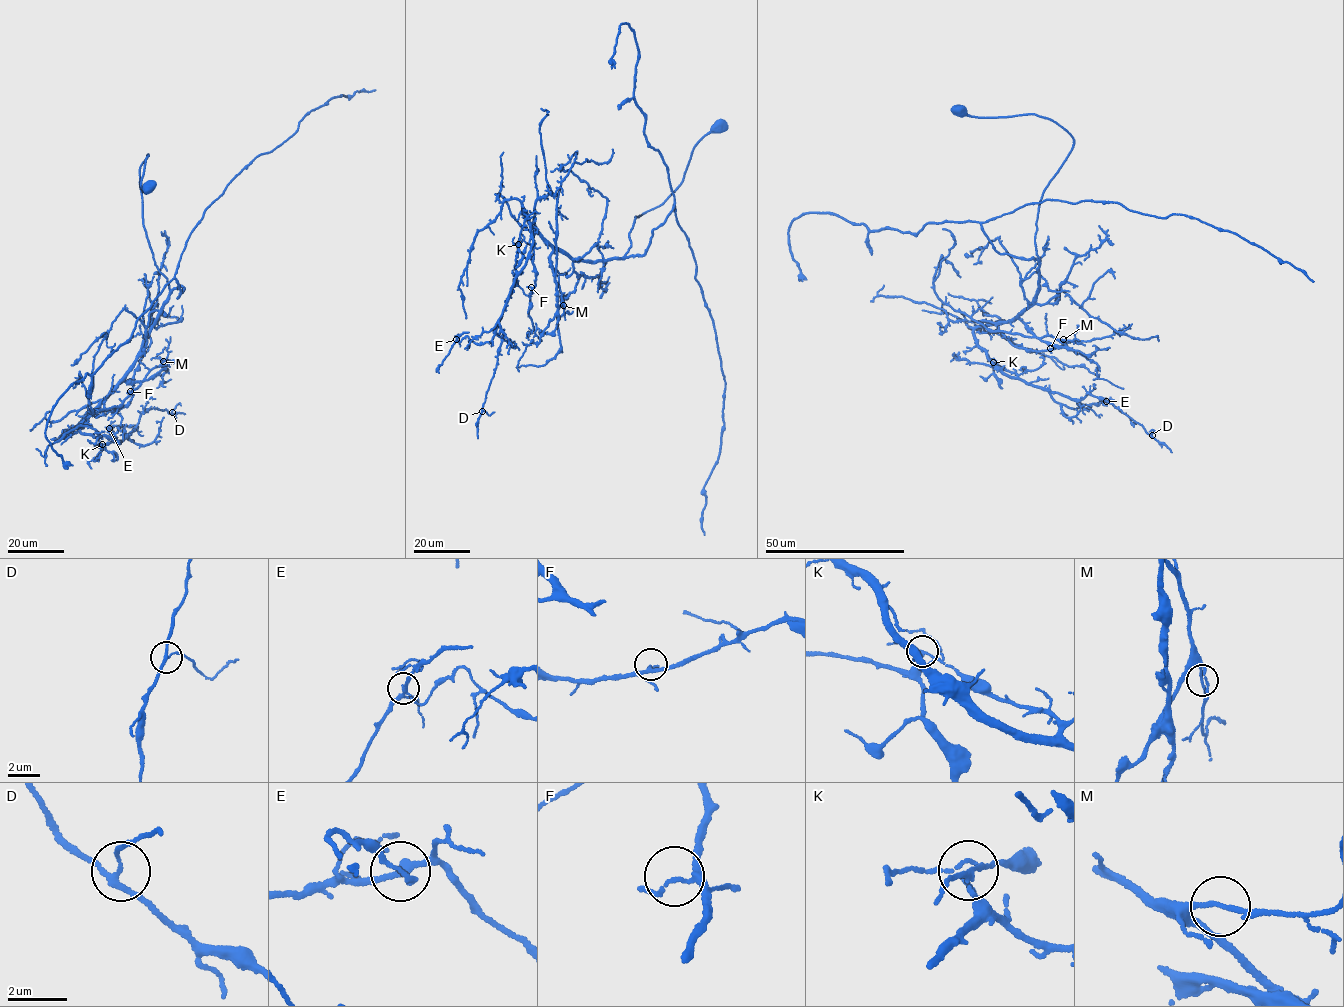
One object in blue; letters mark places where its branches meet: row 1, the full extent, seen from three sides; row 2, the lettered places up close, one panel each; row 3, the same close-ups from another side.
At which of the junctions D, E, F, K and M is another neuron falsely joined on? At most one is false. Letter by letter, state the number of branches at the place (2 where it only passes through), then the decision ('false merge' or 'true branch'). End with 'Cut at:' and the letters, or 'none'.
D: branches 3; true branch
E: branches 3; true branch
F: branches 3; true branch
K: branches 3; true branch
M: branches 2; true branch
Cut at: none

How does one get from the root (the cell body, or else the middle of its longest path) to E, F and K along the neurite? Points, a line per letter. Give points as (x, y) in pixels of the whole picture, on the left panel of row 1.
E: (149, 187), (149, 154), (142, 214), (169, 296), (132, 368), (79, 427), (120, 442), (138, 428), (109, 428)
F: (149, 187), (141, 184), (149, 154), (140, 168), (142, 214), (169, 296), (100, 408), (118, 411), (130, 391)
K: (149, 187), (149, 154), (142, 214), (169, 296), (132, 368), (80, 425), (120, 442), (102, 444)

